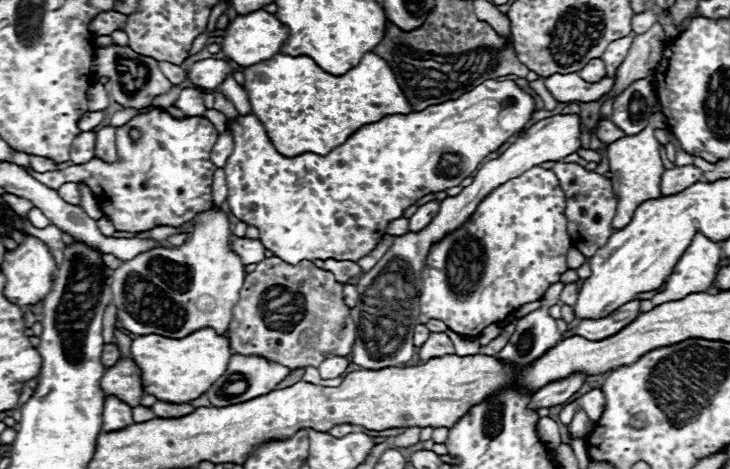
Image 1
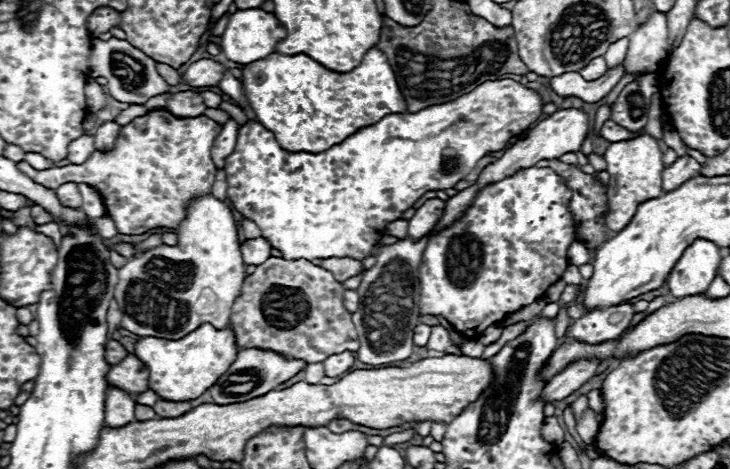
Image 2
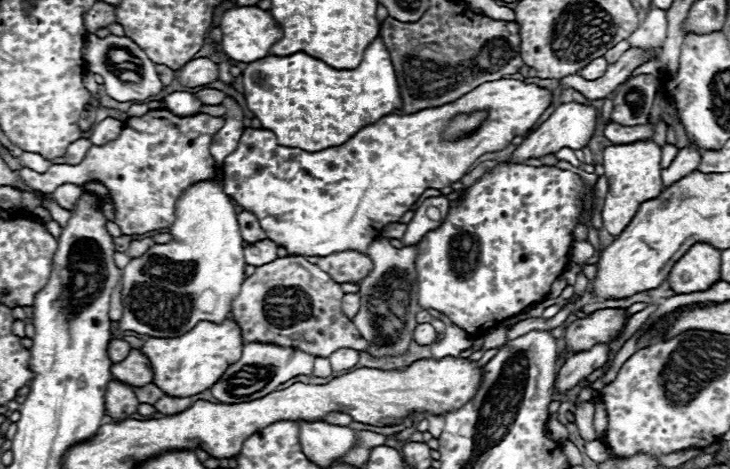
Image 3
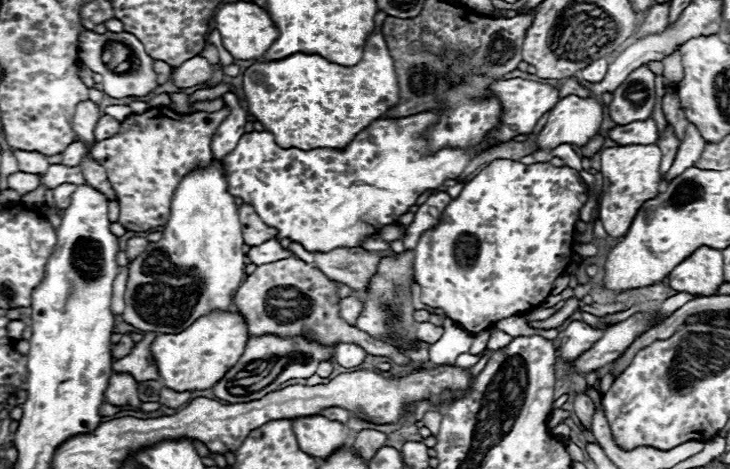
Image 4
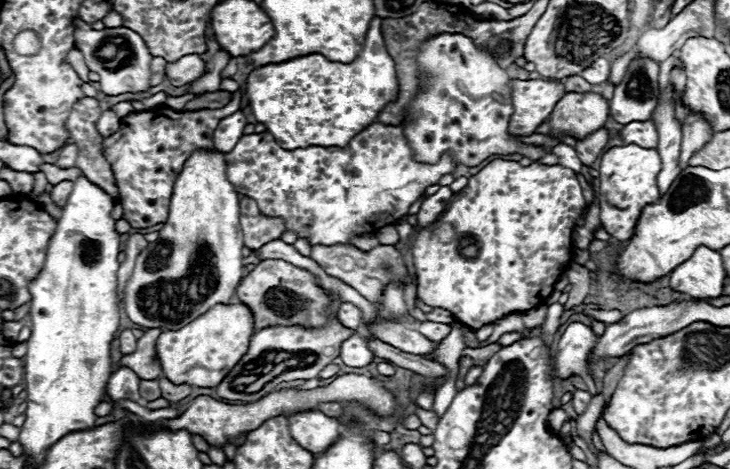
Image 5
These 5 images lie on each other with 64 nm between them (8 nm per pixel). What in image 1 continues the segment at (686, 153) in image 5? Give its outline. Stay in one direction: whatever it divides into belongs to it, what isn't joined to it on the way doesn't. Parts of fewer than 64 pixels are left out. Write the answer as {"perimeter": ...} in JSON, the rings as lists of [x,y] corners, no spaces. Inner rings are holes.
{"perimeter":[[[686,166],[686,168],[672,168],[672,170],[666,170],[662,174],[662,196],[672,196],[672,194],[678,194],[680,190],[686,190],[688,186],[696,184],[700,180],[700,170],[698,168],[692,168],[692,166]]]}

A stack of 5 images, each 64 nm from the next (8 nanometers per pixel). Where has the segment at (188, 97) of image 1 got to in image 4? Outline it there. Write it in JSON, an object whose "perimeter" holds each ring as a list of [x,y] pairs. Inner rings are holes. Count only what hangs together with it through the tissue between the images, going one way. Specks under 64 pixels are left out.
{"perimeter":[[[178,92],[178,94],[170,94],[170,108],[176,110],[178,114],[192,112],[190,106],[192,106],[192,102],[188,102],[188,94],[182,94],[182,92]]]}

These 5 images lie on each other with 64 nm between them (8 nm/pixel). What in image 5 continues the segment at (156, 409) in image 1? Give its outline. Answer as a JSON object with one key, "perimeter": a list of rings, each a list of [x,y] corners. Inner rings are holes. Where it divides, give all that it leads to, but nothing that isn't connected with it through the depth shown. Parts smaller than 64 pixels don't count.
{"perimeter":[[[160,376],[160,390],[162,390],[162,398],[168,400],[168,402],[172,402],[172,404],[184,400],[192,392],[190,386],[176,386],[176,384],[168,382],[164,376]]]}

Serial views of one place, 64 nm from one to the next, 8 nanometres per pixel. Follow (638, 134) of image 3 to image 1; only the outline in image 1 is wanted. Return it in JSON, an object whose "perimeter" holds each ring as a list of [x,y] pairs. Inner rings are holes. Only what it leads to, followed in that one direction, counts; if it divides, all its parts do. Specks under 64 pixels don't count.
{"perimeter":[[[600,120],[598,126],[594,128],[594,134],[604,144],[612,144],[612,142],[616,142],[616,140],[620,140],[624,136],[624,132],[614,122],[610,122],[610,120]]]}

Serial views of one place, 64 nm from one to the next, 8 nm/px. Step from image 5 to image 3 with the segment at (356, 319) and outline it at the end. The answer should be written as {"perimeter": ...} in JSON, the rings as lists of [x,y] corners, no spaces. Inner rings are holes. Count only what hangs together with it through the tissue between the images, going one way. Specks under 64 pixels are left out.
{"perimeter":[[[344,294],[342,298],[342,310],[348,314],[348,318],[354,318],[360,310],[360,294]]]}

